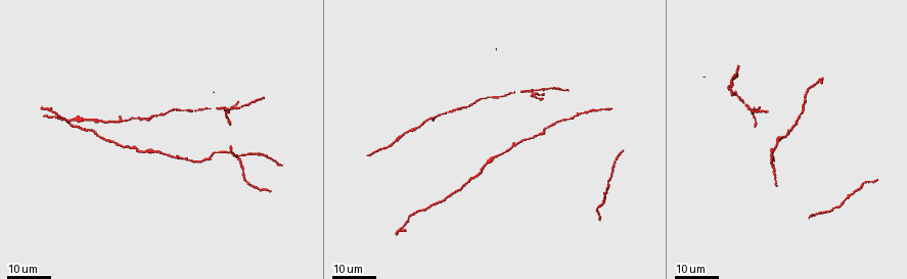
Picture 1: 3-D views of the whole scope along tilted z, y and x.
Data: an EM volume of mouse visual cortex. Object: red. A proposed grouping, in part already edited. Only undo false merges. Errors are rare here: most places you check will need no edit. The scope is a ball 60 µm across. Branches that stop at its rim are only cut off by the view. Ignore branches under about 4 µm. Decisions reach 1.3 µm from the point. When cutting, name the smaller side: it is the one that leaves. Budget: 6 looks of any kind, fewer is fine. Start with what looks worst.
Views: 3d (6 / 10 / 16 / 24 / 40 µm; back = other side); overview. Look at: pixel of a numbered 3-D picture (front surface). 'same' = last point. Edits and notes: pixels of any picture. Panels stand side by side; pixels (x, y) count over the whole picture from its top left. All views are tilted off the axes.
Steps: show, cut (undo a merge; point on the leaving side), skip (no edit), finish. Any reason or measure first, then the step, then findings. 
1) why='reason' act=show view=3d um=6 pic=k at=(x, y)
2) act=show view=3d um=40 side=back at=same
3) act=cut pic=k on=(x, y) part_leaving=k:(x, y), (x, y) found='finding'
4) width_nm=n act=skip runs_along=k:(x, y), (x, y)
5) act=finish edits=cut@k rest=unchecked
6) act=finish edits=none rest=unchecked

why='side arm on a straight run' act=show view=3d um=16 pic=1 at=(226, 109)

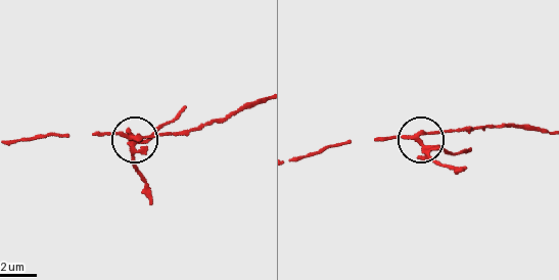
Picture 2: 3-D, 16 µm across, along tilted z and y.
act=show view=3d um=6 pic=2 at=(422, 132)

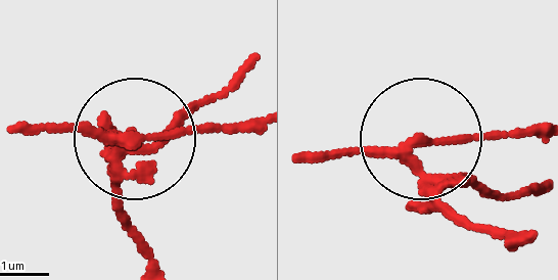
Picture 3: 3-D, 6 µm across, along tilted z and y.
arms=3 act=cut pic=3 on=(113, 173) part_leaving=3:(107, 142), (142, 265) found='a second cell is stuck on'

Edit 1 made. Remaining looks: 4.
act=show view=overview

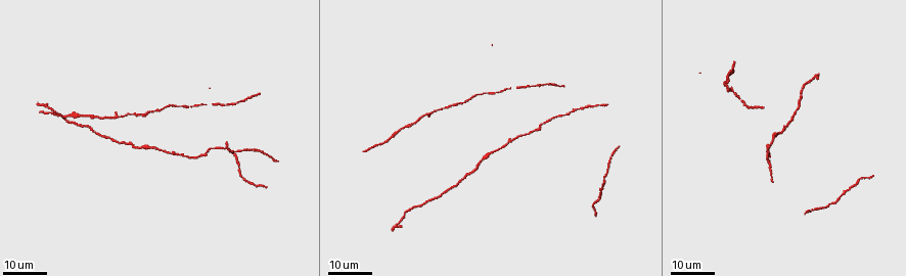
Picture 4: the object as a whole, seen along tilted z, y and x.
act=show view=3d um=16 pic=4 at=(72, 116)

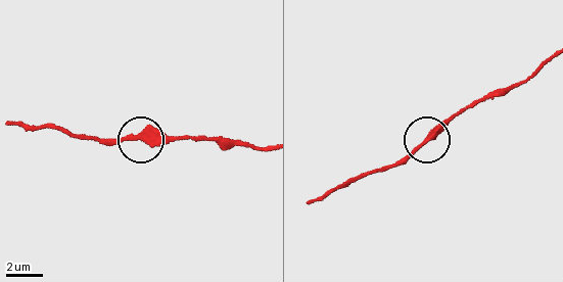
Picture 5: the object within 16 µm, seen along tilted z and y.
act=show view=3d um=6 pic=5 at=(424, 142)

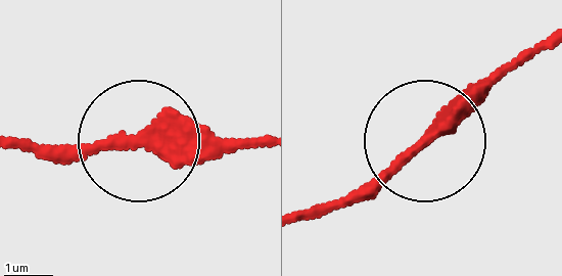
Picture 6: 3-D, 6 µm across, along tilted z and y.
why='other side' act=show view=3d um=6 side=back pic=6 at=(425, 141)

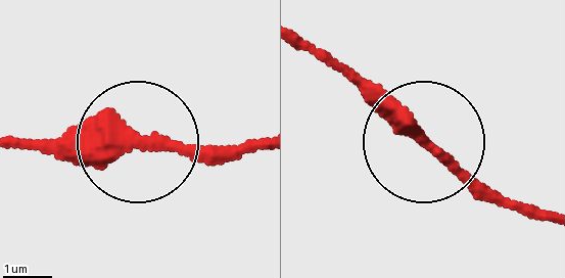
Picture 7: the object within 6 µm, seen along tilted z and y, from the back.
act=skip runs_along=7:(25, 151), (263, 146) found='continuous, no second cell'

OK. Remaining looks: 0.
act=finish edits=cut@3 rest=unchecked

